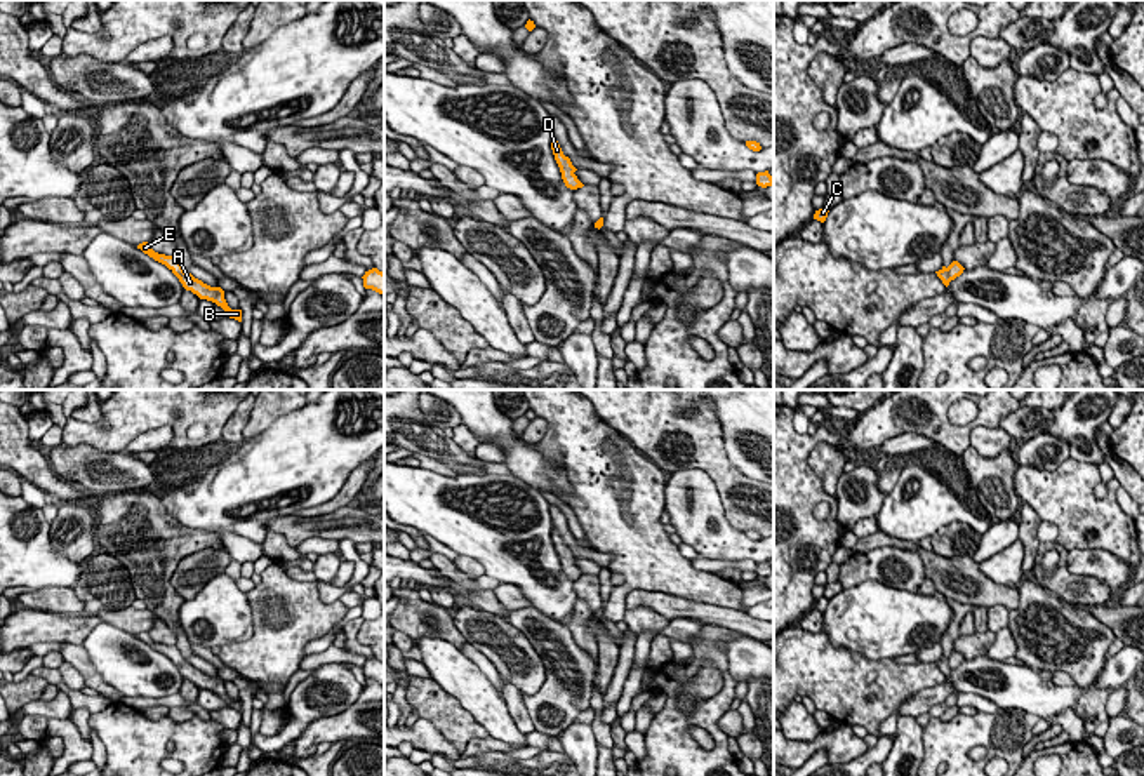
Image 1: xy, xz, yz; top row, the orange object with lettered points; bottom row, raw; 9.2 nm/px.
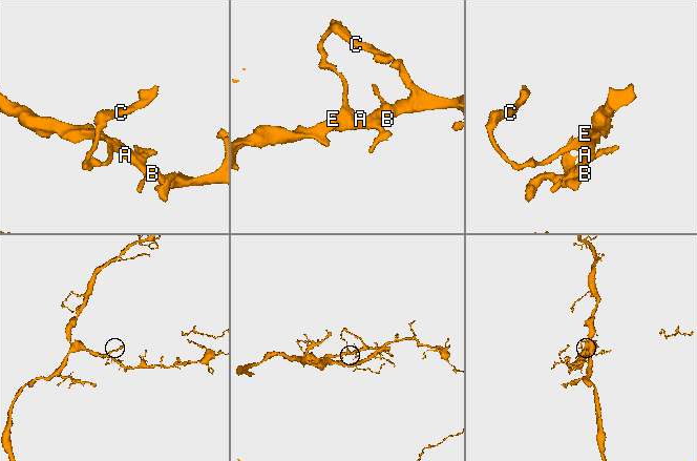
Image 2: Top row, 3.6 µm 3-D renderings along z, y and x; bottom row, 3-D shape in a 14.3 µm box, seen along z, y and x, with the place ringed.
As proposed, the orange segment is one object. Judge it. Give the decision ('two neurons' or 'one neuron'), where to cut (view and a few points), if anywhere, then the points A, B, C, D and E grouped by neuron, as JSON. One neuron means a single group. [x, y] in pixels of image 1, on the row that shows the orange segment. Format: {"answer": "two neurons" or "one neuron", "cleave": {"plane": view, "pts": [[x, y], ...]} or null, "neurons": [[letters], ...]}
{"answer": "one neuron", "cleave": null, "neurons": [["A", "B", "C", "D", "E"]]}

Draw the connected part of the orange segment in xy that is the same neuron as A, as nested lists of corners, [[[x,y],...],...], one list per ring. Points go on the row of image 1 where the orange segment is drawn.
[[[148,242],[139,244],[137,249],[141,249],[144,254],[153,258],[155,261],[165,264],[179,278],[179,282],[183,284],[183,287],[186,291],[191,291],[200,299],[216,303],[217,306],[221,306],[226,311],[226,317],[242,322],[242,310],[231,310],[228,306],[228,303],[224,299],[224,291],[221,287],[210,287],[210,285],[203,284],[202,280],[195,278],[191,273],[188,273],[183,268],[181,261],[176,256],[158,254],[150,247]]]

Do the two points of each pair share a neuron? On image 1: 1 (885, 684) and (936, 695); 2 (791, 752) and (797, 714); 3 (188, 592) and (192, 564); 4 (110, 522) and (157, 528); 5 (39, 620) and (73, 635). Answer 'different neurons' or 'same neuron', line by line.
1: different neurons
2: different neurons
3: same neuron
4: same neuron
5: same neuron

